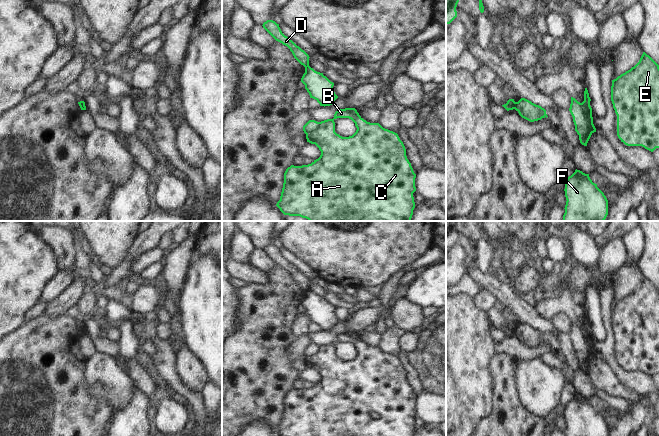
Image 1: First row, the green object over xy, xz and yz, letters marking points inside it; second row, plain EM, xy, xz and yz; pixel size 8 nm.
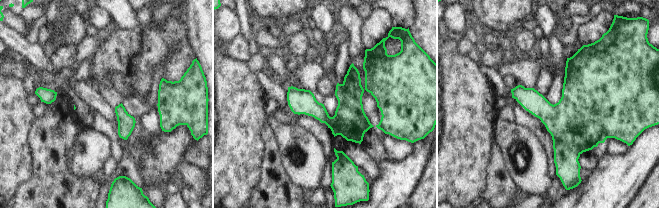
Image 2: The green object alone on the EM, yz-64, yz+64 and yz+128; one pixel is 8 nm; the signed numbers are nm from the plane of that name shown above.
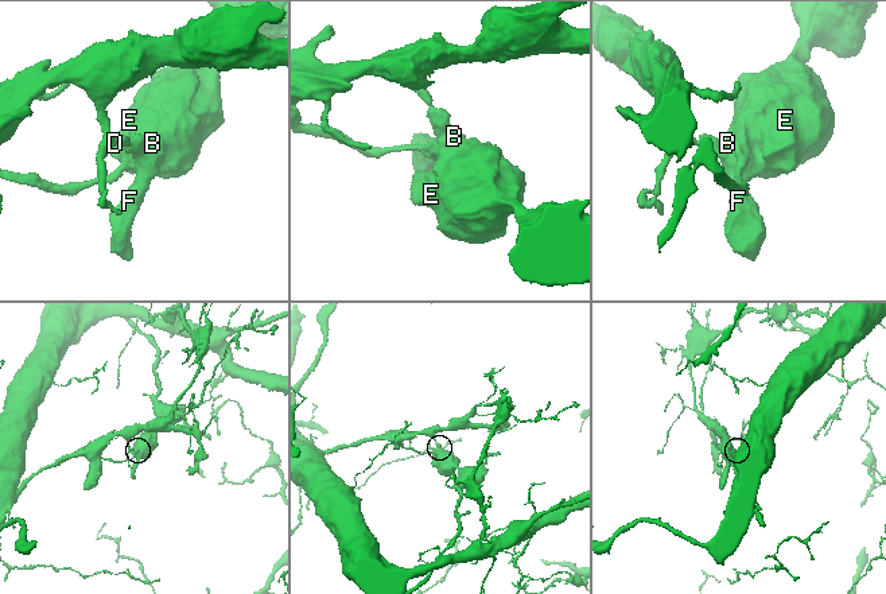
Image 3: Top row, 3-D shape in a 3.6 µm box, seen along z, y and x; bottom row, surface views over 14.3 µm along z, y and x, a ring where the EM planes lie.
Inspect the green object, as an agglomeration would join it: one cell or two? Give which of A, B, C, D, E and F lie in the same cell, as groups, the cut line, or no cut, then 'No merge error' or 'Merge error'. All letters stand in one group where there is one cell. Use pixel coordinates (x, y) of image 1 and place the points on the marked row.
Groups: A B C E F / D. Split along yz (580, 103), (592, 132). Merge error.

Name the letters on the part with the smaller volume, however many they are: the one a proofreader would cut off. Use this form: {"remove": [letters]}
{"remove": ["D"]}

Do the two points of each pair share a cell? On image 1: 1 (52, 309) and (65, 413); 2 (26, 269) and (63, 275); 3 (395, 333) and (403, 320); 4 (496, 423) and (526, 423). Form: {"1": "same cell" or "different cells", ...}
{"1": "different cells", "2": "different cells", "3": "different cells", "4": "same cell"}

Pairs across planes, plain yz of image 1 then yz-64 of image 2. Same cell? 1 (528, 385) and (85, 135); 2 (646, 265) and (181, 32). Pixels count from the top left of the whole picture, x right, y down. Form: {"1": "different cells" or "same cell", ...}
{"1": "same cell", "2": "different cells"}

